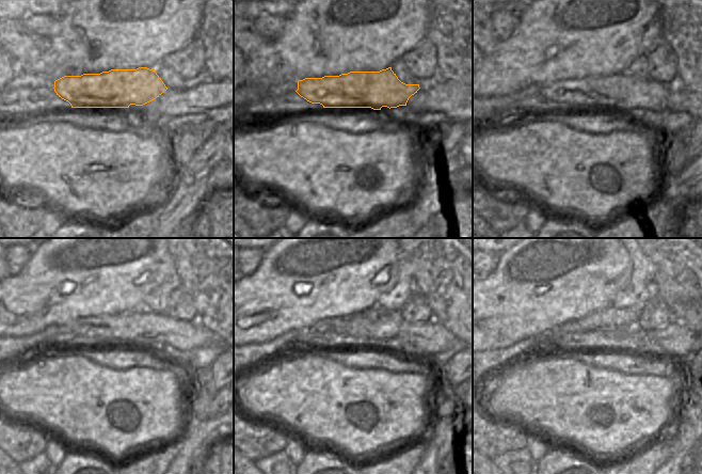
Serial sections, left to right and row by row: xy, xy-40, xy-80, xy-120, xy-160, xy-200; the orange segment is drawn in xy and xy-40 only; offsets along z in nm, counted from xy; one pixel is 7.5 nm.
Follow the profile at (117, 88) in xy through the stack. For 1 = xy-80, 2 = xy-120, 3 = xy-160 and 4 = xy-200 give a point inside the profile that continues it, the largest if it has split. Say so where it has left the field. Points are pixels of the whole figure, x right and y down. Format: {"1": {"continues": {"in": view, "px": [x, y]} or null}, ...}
{"1": {"continues": {"in": "xy-80", "px": [623, 92]}}, "2": {"continues": {"in": "xy-120", "px": [138, 329]}}, "3": {"continues": {"in": "xy-160", "px": [431, 336]}}, "4": {"continues": {"in": "xy-200", "px": [676, 337]}}}

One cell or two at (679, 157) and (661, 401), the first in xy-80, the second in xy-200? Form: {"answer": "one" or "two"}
{"answer": "two"}

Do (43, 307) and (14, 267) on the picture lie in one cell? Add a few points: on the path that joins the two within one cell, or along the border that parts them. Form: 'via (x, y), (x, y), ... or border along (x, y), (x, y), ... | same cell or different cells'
border along (31, 250), (28, 262), (11, 277) | different cells

